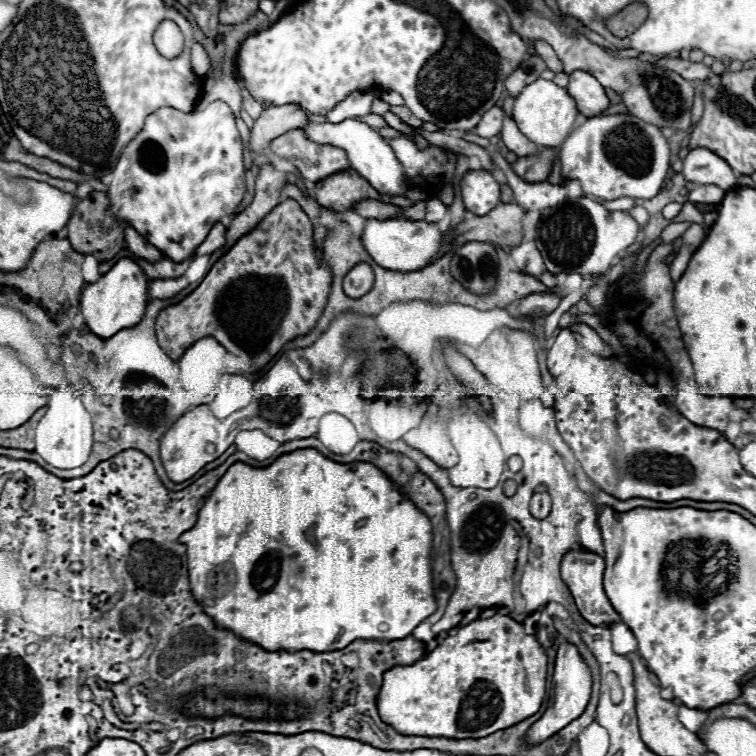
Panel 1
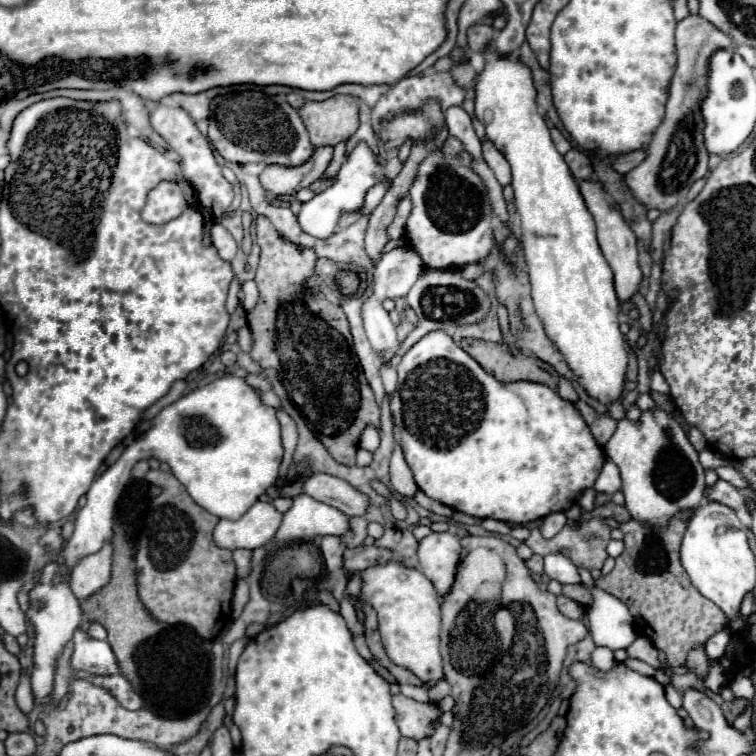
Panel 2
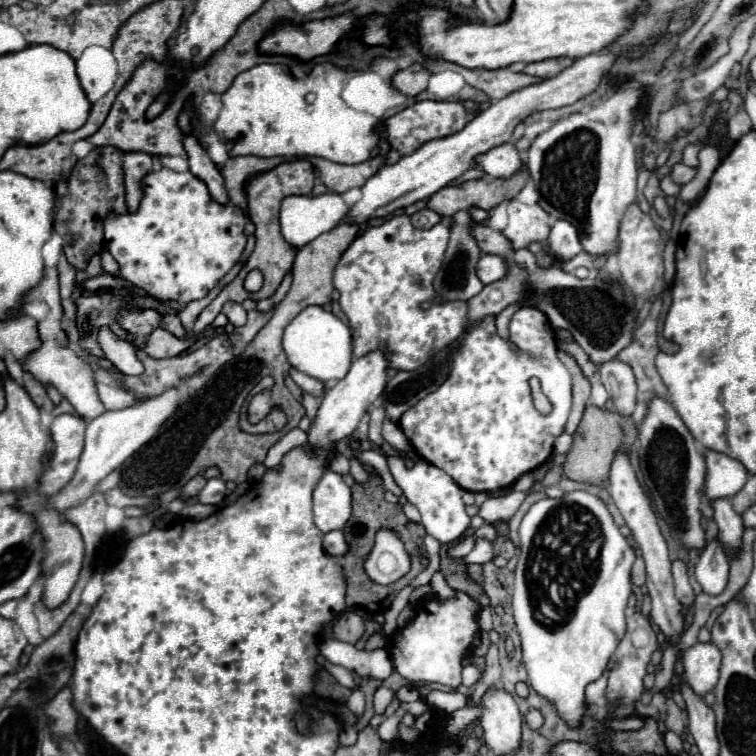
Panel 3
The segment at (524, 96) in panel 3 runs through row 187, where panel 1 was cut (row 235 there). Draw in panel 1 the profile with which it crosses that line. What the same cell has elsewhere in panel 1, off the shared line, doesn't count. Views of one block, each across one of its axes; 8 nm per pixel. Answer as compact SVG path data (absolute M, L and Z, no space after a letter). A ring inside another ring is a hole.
M366 220L362 242L378 266L394 272L412 272L432 264L444 242L444 232L438 228L438 224L430 224L424 220Z

